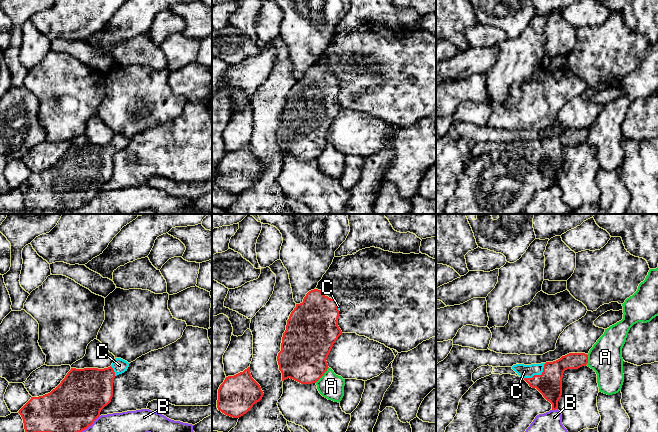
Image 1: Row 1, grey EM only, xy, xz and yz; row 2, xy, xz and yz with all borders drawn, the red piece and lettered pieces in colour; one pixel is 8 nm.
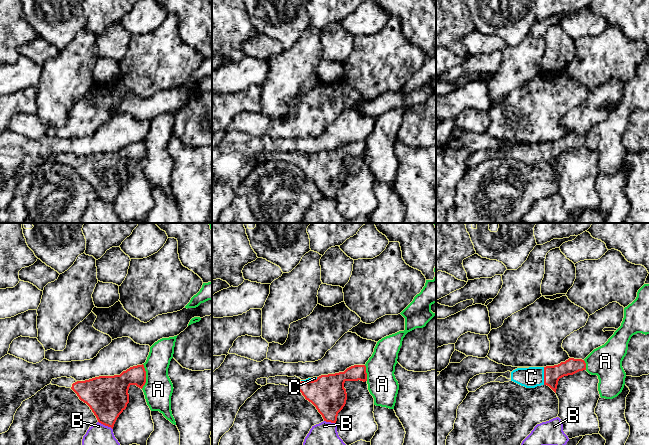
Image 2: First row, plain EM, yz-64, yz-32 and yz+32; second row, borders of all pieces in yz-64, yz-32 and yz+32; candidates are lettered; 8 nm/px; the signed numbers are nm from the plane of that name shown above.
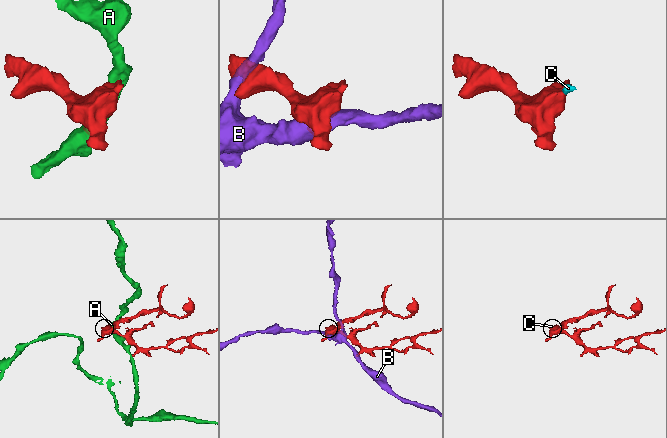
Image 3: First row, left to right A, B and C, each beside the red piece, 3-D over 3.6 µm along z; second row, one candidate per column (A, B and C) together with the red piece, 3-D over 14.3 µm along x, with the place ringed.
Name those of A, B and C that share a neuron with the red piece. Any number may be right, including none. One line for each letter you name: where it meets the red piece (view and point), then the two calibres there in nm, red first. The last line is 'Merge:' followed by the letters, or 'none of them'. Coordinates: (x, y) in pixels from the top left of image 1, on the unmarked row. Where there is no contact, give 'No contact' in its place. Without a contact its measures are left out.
C: Touches red at yz (537, 151). Thickness 200 nm (red) against 110 nm
Merge: C

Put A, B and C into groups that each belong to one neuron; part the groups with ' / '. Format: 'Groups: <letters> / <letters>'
Groups: A / B / C

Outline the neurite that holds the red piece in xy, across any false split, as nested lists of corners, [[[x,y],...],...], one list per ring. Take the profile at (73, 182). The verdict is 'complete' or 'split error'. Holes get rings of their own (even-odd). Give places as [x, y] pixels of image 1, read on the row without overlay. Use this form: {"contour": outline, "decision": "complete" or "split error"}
{"contour": [[[115,134],[112,141],[108,144],[71,144],[61,159],[50,169],[31,175],[19,186],[27,210],[50,209],[56,211],[70,211],[82,208],[93,200],[100,192],[101,186],[107,182],[113,173],[114,154],[127,147],[129,140],[121,134]]], "decision": "split error"}

